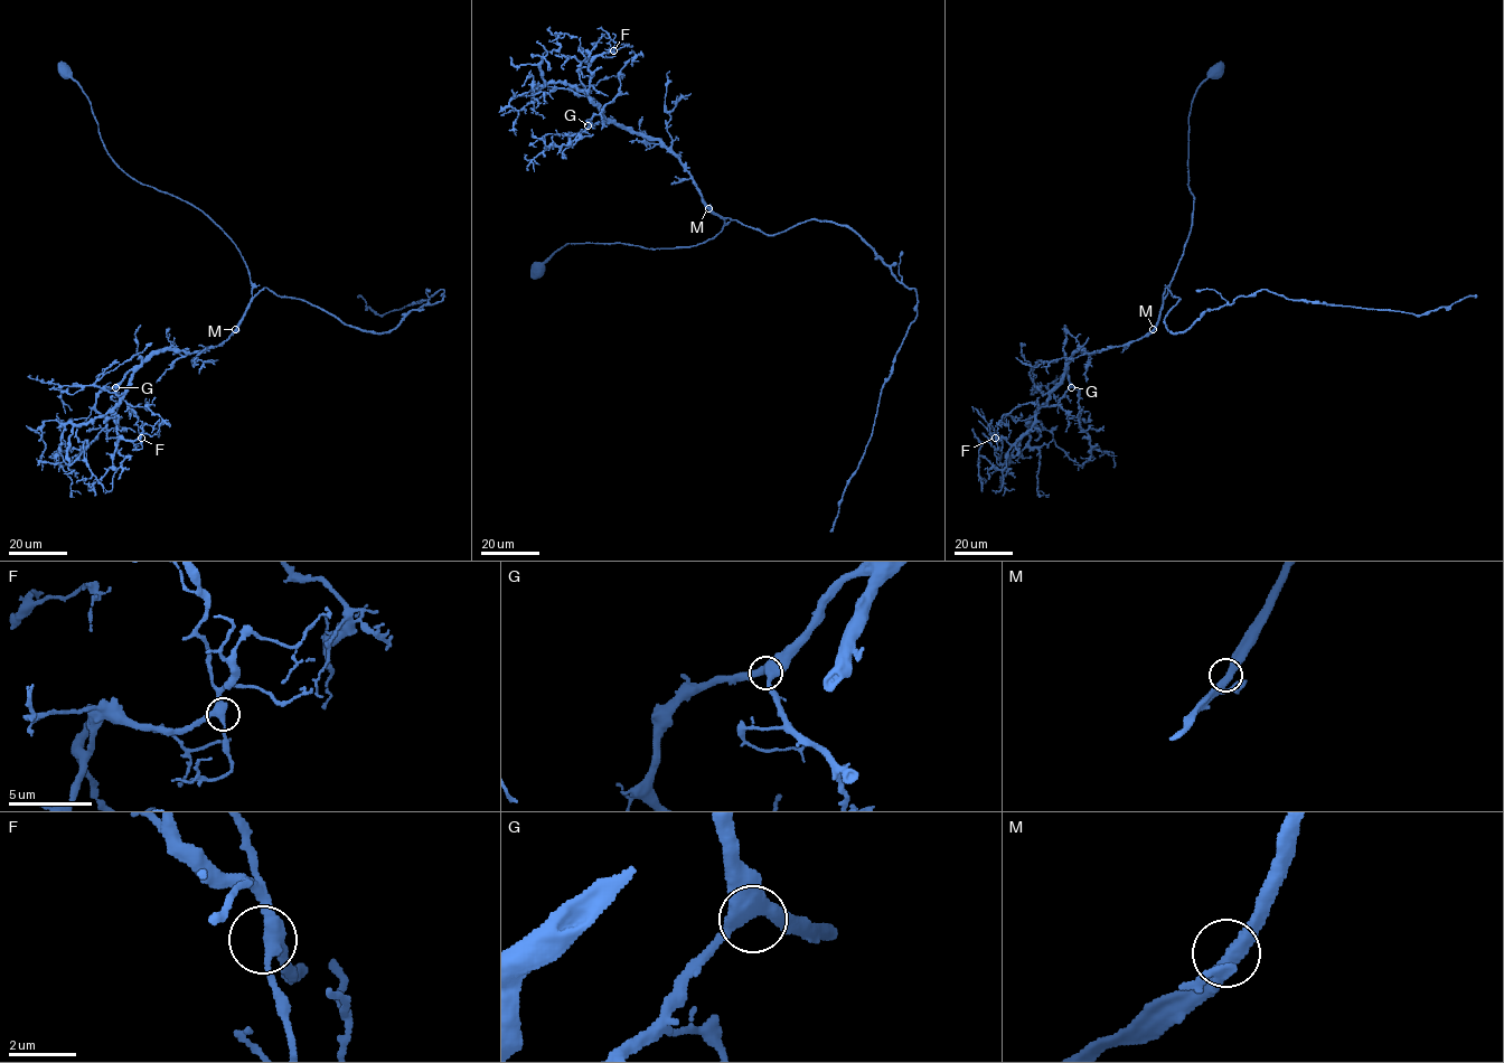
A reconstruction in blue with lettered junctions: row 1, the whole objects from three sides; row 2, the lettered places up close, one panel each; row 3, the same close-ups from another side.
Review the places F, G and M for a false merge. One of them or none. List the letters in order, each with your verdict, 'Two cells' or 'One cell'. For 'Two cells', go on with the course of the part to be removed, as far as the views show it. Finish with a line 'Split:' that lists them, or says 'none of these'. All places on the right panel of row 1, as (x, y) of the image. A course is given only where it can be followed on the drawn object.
F: One cell
G: One cell
M: One cell
Split: none of these

